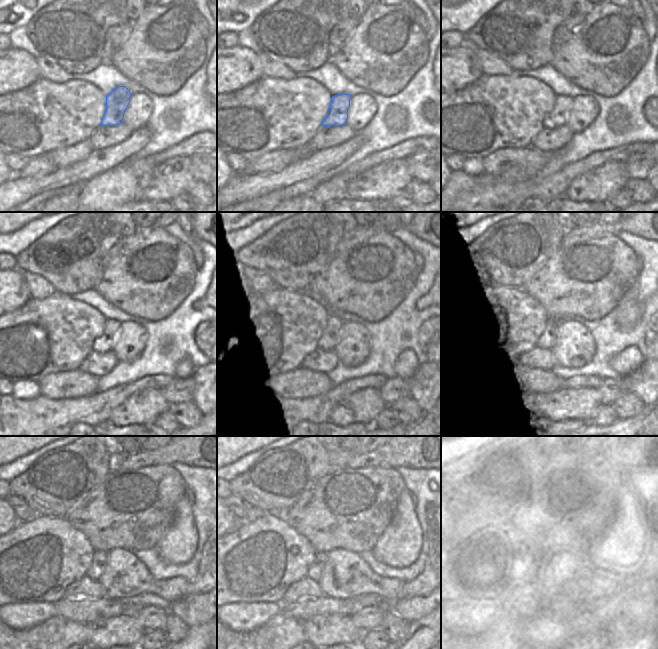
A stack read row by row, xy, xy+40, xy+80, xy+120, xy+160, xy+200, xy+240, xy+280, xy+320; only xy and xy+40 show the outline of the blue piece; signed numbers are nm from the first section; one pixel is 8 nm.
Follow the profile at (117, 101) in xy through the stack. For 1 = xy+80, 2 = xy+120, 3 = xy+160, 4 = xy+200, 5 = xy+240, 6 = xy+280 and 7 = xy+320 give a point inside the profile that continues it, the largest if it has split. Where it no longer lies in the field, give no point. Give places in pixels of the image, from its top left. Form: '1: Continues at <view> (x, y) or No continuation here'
1: Continues at xy+80 (558, 116)
2: Continues at xy+120 (105, 343)
3: Continues at xy+160 (329, 338)
4: Continues at xy+200 (547, 340)
5: Continues at xy+240 (98, 564)
6: Continues at xy+280 (316, 568)
7: Continues at xy+320 (536, 569).

